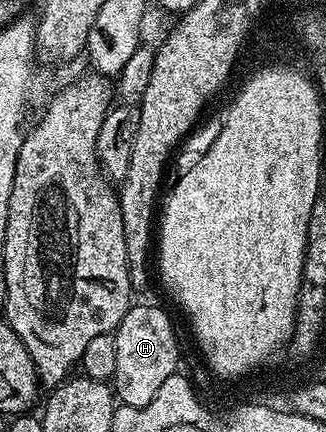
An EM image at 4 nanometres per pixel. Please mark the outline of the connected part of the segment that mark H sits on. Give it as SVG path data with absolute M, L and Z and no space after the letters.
M160 304L153 307L133 305L123 315L115 330L115 375L111 388L122 405L138 409L147 407L159 392L159 387L172 373L178 372L177 333L173 321Z

